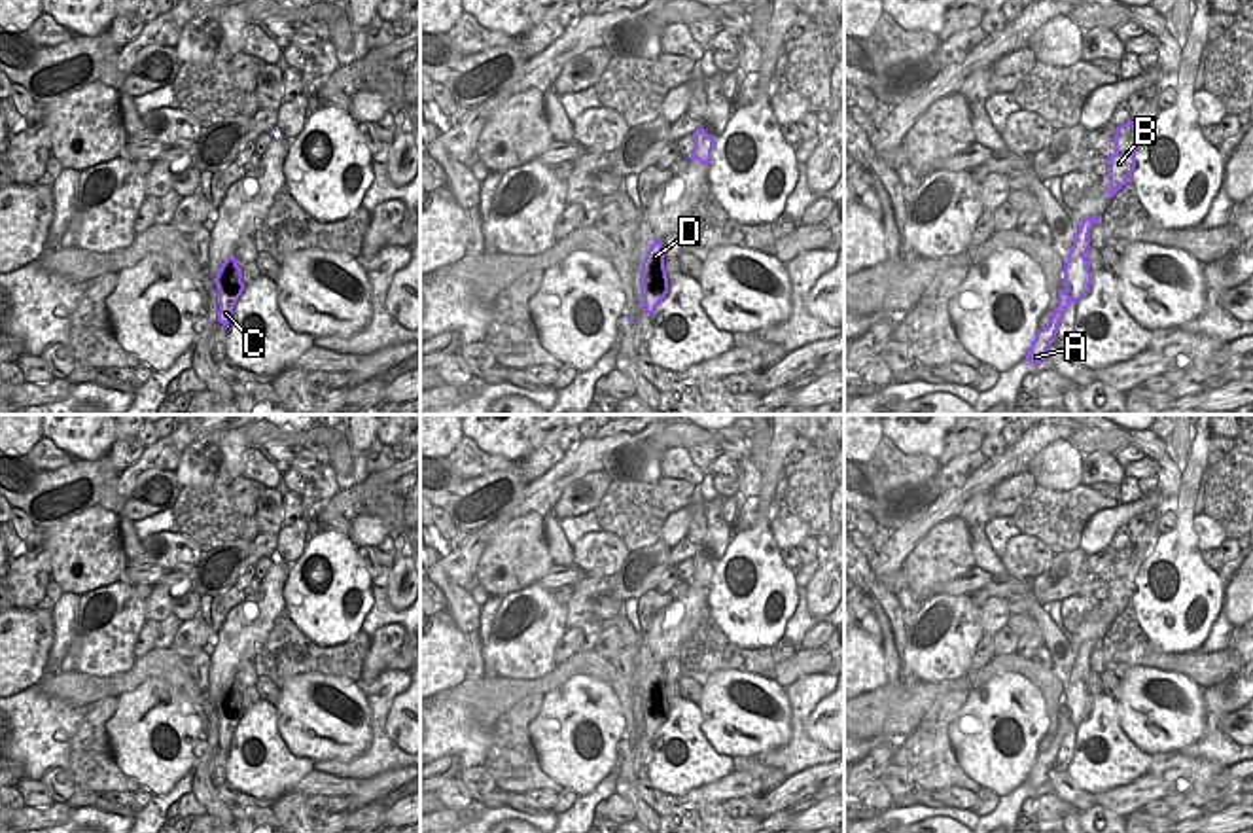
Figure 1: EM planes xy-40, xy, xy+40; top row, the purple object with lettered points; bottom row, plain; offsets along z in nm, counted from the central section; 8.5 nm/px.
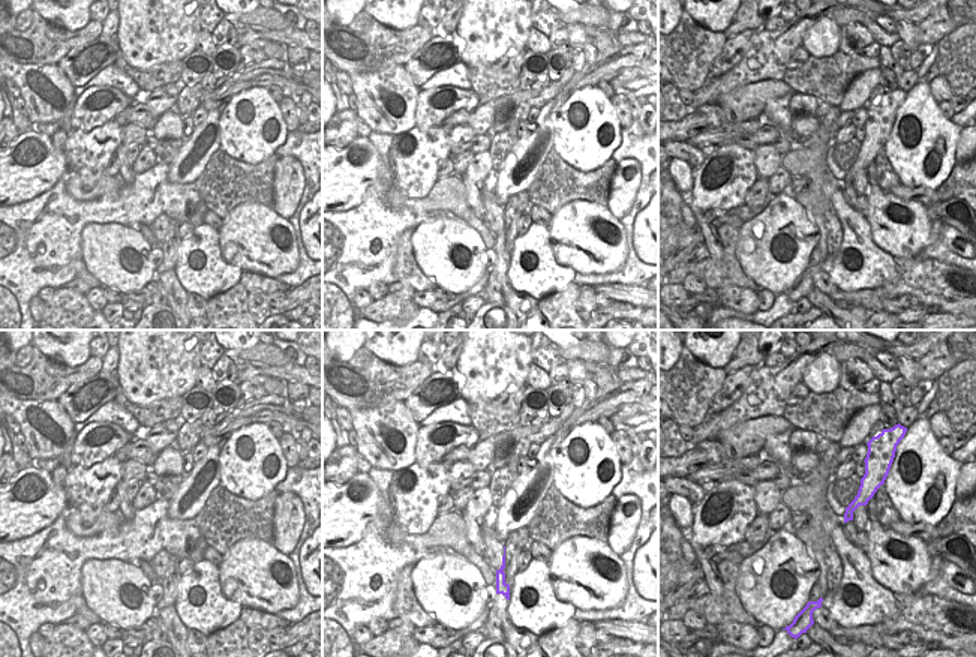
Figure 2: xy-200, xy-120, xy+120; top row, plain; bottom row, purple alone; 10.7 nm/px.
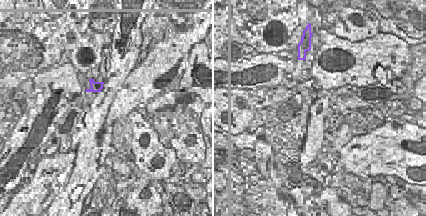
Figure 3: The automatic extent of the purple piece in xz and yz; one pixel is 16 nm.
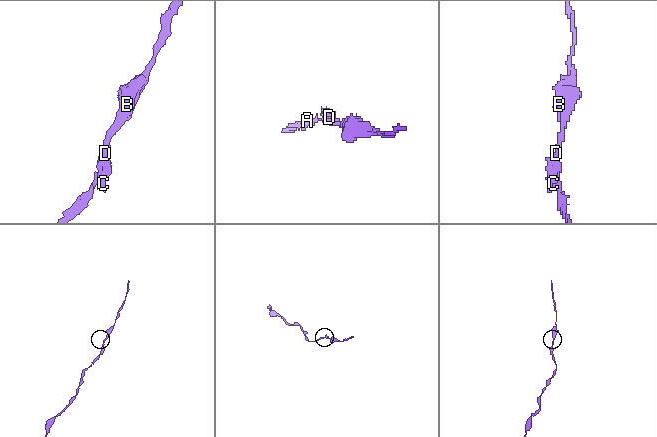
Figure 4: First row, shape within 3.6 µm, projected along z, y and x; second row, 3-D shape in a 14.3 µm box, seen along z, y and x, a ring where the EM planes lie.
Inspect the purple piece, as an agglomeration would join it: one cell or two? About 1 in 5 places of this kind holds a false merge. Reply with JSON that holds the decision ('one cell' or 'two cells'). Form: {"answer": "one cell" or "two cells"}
{"answer": "one cell"}

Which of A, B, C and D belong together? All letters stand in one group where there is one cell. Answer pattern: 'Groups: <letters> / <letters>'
Groups: A B C D.

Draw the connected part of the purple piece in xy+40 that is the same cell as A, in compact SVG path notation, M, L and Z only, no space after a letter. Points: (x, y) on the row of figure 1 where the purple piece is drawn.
M1085 218L1079 225L1079 231L1075 233L1075 240L1064 267L1066 290L1058 292L1058 307L1052 312L1049 326L1037 329L1035 339L1026 354L1028 362L1033 365L1037 365L1041 360L1049 356L1047 350L1054 343L1060 320L1069 303L1079 303L1090 292L1092 273L1088 269L1086 254L1090 248L1088 235L1096 222L1100 222L1100 218Z

